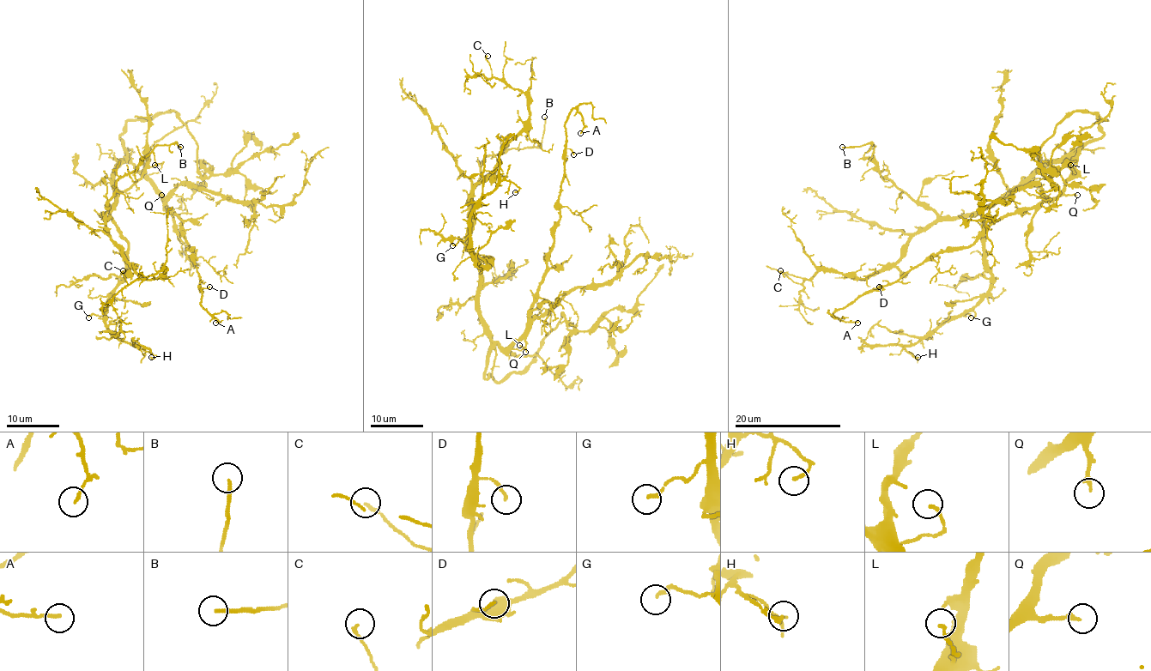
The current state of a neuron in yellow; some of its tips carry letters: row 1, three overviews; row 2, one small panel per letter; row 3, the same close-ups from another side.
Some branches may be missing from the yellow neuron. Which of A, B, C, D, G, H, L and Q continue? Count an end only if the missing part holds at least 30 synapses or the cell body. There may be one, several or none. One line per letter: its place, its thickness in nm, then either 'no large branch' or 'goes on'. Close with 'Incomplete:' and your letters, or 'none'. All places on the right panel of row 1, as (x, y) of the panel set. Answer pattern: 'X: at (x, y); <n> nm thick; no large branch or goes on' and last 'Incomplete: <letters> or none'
A: at (857, 323); 150 nm thick; no large branch
B: at (842, 147); 170 nm thick; no large branch
C: at (780, 270); 160 nm thick; no large branch
D: at (879, 287); 120 nm thick; no large branch
G: at (971, 317); 170 nm thick; no large branch
H: at (917, 357); 170 nm thick; no large branch
L: at (1070, 165); 140 nm thick; no large branch
Q: at (1077, 195); 190 nm thick; no large branch
Incomplete: none

